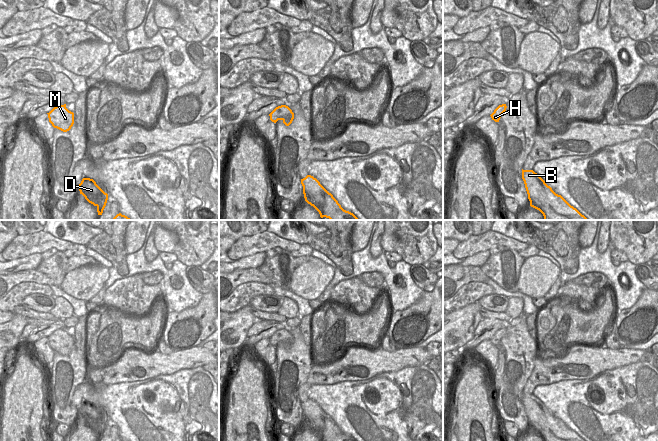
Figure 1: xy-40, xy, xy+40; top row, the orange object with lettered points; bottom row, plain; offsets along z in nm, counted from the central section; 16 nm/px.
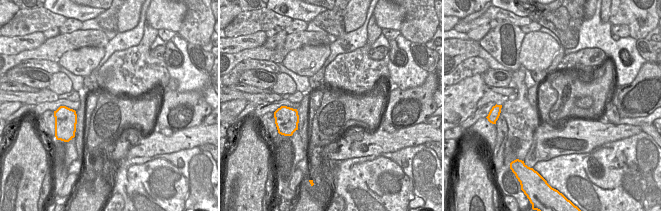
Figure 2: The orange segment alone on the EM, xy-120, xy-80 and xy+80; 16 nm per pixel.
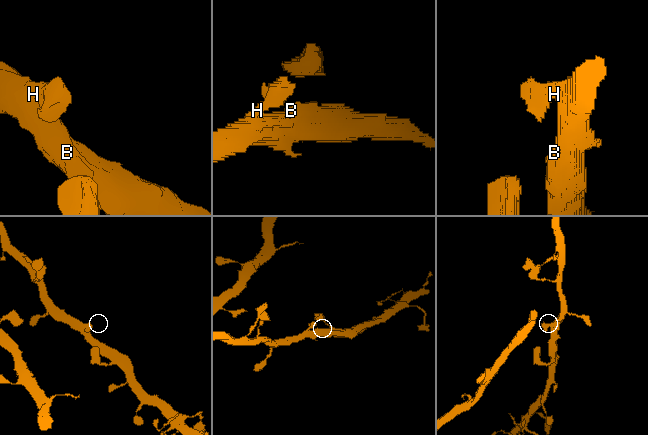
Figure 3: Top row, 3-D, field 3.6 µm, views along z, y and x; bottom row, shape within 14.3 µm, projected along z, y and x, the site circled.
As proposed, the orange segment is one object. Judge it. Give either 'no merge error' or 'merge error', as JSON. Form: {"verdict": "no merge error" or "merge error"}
{"verdict": "no merge error"}

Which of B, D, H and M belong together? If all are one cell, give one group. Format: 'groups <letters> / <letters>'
groups B D H M

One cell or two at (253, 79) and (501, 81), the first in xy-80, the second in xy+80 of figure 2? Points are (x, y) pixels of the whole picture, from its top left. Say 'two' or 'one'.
one

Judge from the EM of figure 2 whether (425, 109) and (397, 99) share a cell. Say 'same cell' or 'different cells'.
same cell

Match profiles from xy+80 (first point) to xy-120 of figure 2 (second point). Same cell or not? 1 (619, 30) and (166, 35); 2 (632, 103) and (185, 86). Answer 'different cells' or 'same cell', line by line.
1: same cell
2: different cells

